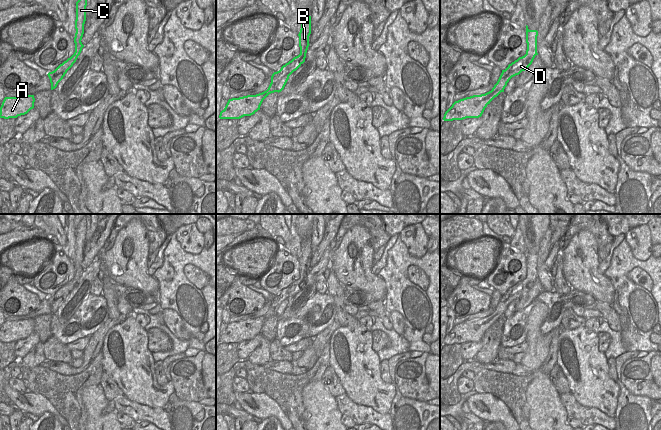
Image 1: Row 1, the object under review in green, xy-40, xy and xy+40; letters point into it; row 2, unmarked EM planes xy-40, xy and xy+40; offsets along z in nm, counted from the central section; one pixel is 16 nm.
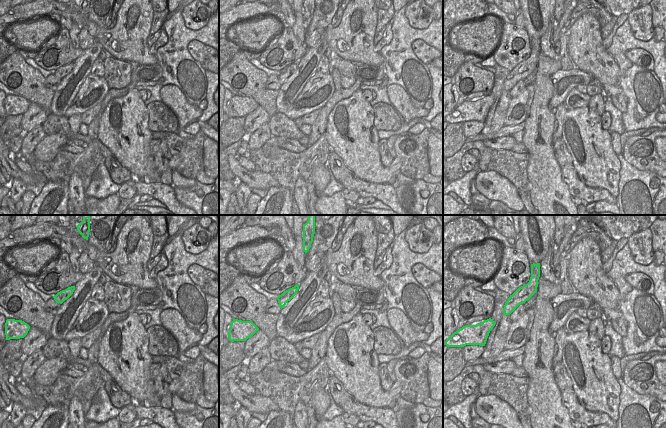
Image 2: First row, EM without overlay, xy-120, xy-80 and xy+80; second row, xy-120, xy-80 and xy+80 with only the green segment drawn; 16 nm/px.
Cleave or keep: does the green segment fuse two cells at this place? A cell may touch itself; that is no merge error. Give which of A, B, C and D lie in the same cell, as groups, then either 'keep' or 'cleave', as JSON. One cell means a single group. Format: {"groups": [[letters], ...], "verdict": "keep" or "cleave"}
{"groups": [["A"], ["B", "C", "D"]], "verdict": "cleave"}

